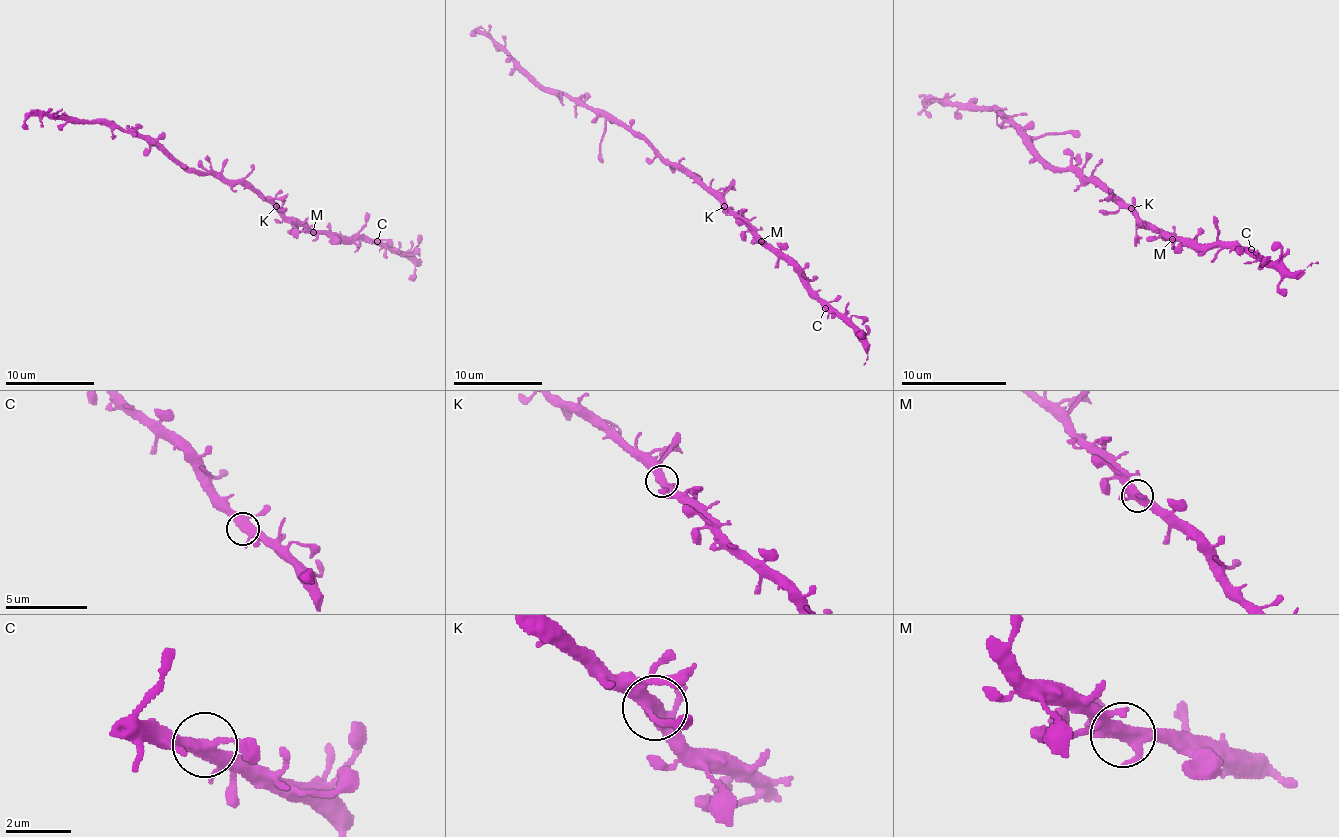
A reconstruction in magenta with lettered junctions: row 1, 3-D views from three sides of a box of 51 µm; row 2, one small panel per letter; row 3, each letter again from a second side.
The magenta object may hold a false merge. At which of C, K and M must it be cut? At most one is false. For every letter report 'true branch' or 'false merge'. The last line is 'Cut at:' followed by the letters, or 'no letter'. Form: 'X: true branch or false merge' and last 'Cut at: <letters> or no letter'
C: true branch
K: true branch
M: true branch
Cut at: no letter

